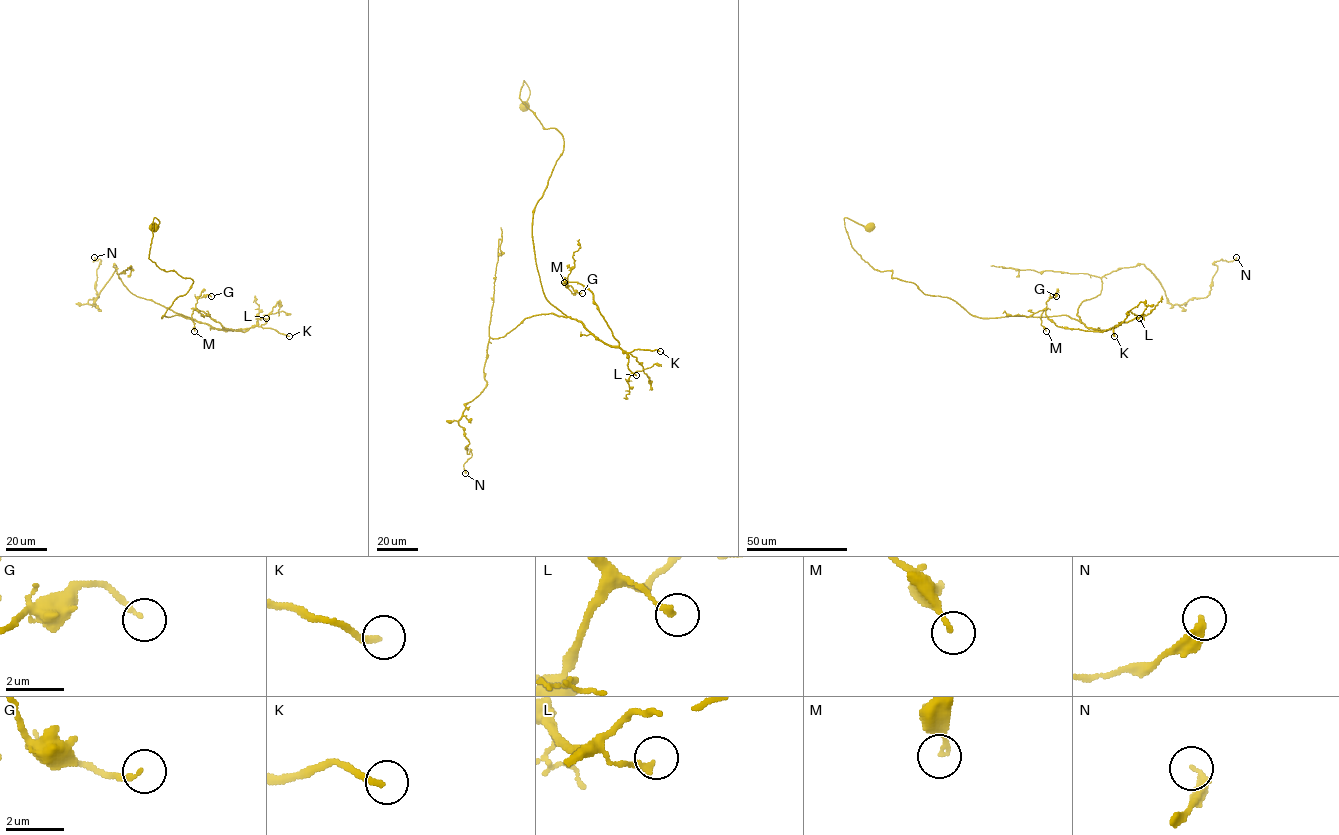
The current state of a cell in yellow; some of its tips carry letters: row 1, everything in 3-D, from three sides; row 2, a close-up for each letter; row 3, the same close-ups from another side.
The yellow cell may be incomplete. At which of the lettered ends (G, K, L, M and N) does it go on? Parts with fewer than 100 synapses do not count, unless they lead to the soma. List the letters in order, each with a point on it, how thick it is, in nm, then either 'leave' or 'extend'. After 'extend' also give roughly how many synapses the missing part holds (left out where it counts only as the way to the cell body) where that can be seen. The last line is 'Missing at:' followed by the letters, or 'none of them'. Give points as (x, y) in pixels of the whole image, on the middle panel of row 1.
G: place (582, 293); calibre 170 nm; leave
K: place (660, 351); calibre 200 nm; leave
L: place (636, 375); calibre 240 nm; leave
M: place (564, 282); calibre 150 nm; leave
N: place (465, 473); calibre 240 nm; leave
Missing at: none of them

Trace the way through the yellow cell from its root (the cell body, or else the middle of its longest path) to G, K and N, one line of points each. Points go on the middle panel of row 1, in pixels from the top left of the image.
G: (524, 105), (524, 80), (563, 140), (532, 216), (543, 293), (618, 346), (566, 282), (582, 293)
K: (524, 105), (530, 91), (524, 80), (519, 98), (563, 140), (532, 216), (545, 298), (609, 345), (660, 351)
N: (524, 105), (524, 80), (563, 140), (532, 238), (566, 316), (489, 338), (465, 473)

